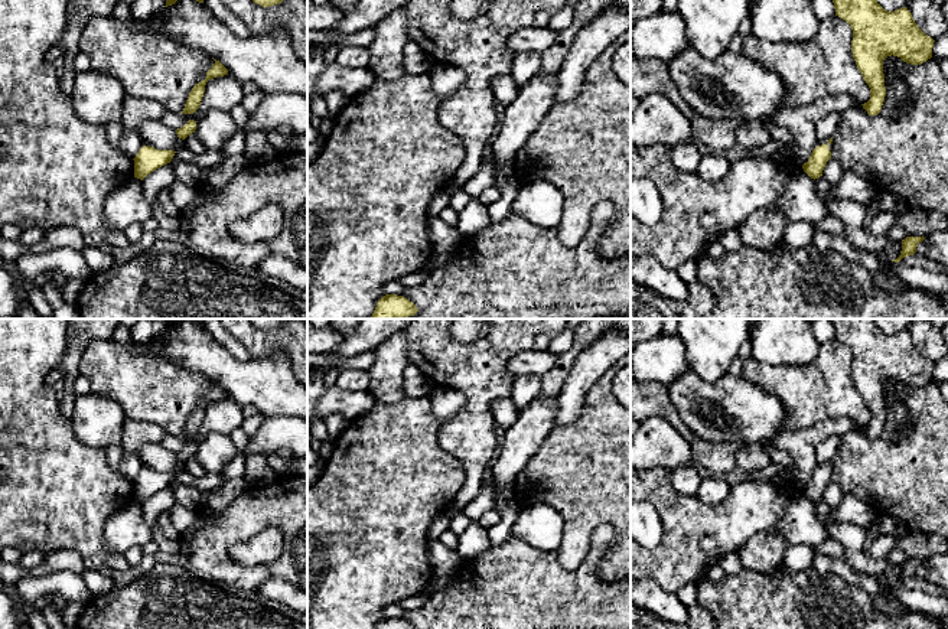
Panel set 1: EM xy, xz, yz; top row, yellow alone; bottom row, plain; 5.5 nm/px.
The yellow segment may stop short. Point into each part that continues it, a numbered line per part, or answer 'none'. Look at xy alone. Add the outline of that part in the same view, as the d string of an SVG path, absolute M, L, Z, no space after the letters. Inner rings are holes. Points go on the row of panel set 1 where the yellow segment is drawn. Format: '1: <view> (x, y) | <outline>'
none

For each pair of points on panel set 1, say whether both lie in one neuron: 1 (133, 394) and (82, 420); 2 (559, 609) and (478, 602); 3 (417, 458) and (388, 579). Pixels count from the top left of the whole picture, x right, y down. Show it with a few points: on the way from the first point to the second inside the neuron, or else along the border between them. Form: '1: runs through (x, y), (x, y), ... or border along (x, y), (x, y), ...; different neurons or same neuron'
1: border along (91, 391), (113, 398), (127, 417); different neurons
2: runs through (538, 609), (498, 609); same neuron
3: runs through (388, 488), (388, 548); same neuron

